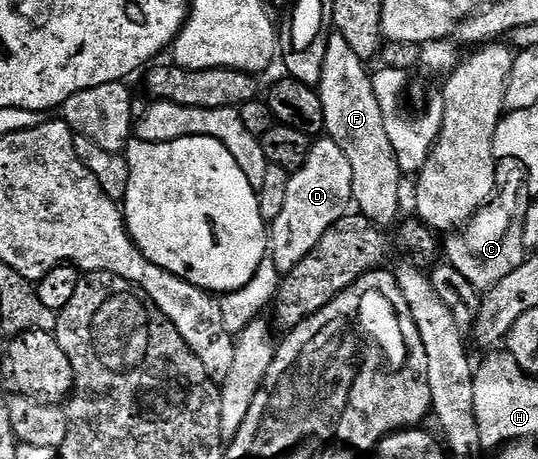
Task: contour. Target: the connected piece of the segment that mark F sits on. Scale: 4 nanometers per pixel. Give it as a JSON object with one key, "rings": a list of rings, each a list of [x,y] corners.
{"rings":[[[337,32],[331,33],[326,42],[324,67],[317,91],[321,96],[321,107],[324,108],[325,133],[336,144],[340,144],[340,152],[348,156],[348,164],[352,164],[353,205],[360,213],[382,228],[398,218],[398,205],[402,202],[402,181],[404,175],[396,160],[396,152],[392,152],[392,140],[388,140],[388,131],[384,127],[382,111],[376,95],[374,95],[371,73],[366,72],[365,61],[349,47],[347,40]]]}

